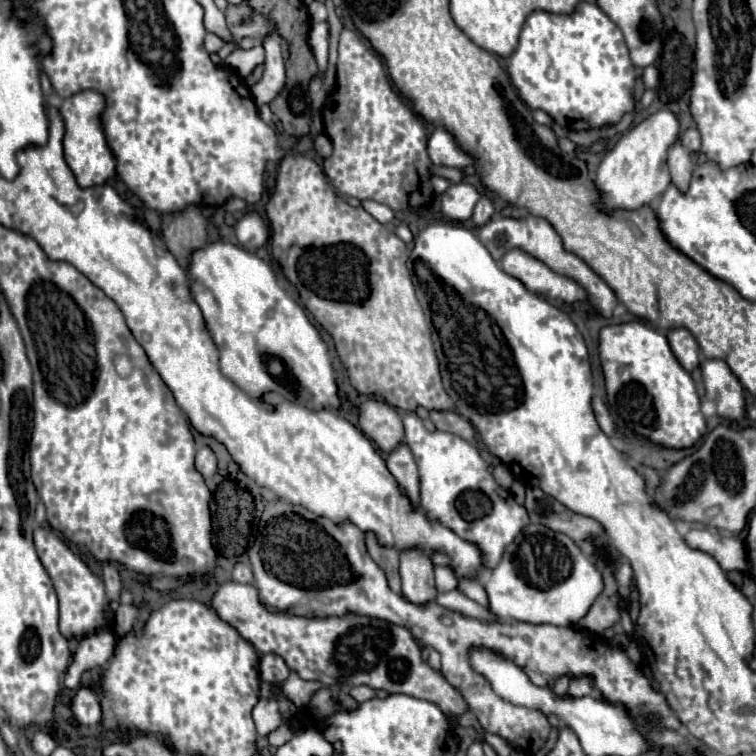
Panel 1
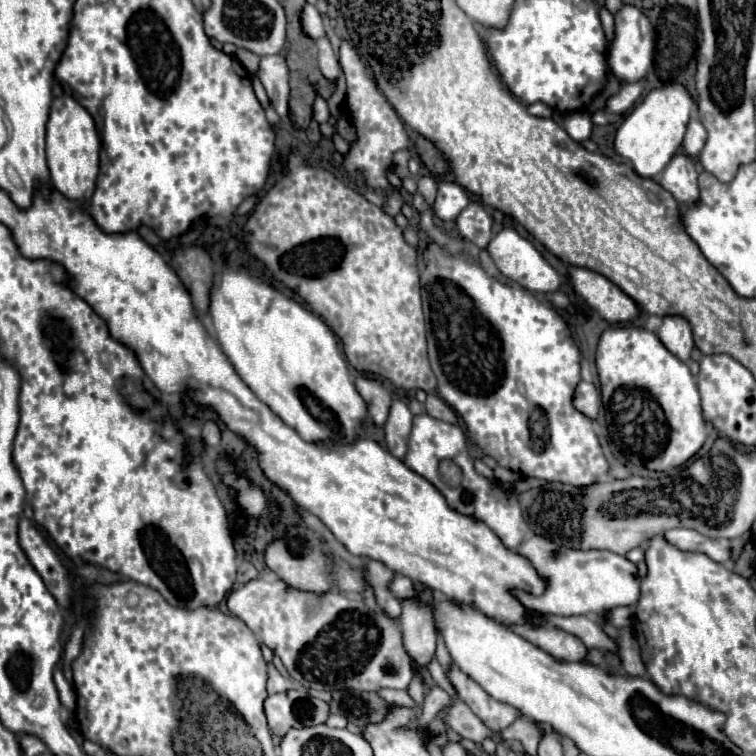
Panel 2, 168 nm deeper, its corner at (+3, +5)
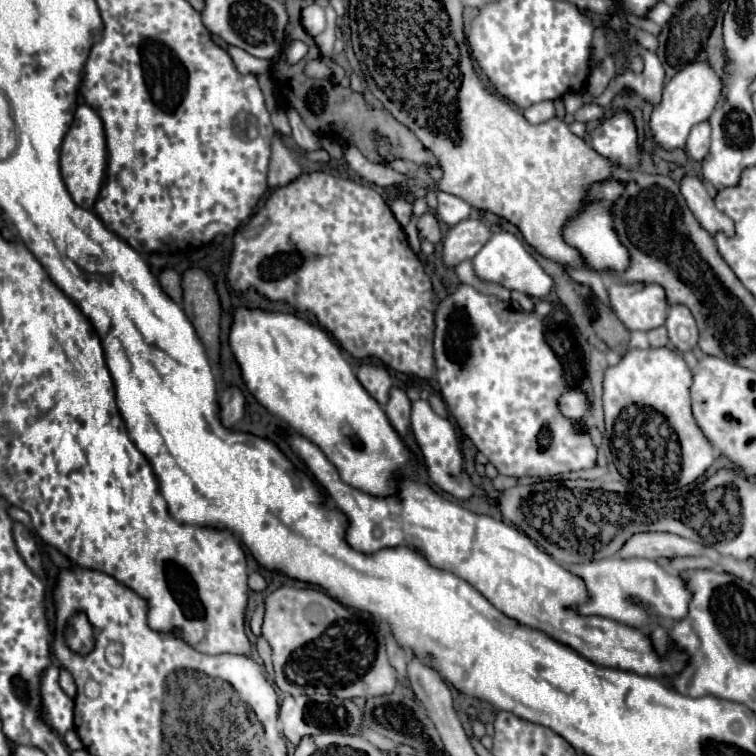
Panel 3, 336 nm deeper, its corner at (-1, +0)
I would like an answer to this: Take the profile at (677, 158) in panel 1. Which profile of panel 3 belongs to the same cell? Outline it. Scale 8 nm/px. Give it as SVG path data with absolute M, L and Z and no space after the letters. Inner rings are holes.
M684 177L680 189L682 189L682 195L684 195L686 203L688 203L688 209L694 213L696 221L710 235L716 235L716 233L724 233L728 237L734 235L734 221L730 217L726 217L722 211L716 209L714 201L706 193L706 187L702 185L700 179Z

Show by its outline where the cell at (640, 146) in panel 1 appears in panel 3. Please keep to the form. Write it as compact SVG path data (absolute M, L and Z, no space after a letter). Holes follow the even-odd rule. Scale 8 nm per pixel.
M692 61L684 65L664 87L664 97L662 103L654 107L652 117L650 117L650 127L654 131L652 139L646 139L642 147L654 149L654 145L662 145L664 149L678 149L686 145L688 133L696 123L706 121L716 103L722 97L722 79L720 75L710 67L708 61Z

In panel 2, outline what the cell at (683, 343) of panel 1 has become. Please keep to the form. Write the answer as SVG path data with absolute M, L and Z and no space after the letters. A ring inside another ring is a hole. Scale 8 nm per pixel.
M666 316L664 324L658 330L658 338L676 358L680 358L682 362L690 360L694 342L688 320L684 320L682 316Z

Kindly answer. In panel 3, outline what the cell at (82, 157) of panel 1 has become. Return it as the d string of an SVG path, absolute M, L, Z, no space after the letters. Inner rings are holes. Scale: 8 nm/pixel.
M80 105L74 115L74 125L66 133L64 143L62 143L62 151L60 151L62 179L64 179L66 189L72 195L76 205L90 209L90 211L94 209L96 197L102 189L104 169L106 169L106 135L102 129L102 119L88 105Z

